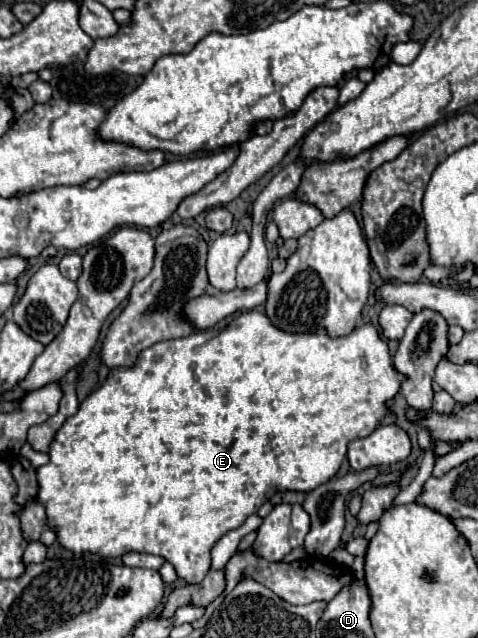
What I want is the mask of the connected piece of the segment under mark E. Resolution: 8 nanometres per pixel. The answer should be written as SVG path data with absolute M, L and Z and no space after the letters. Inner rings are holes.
M250 310L242 312L234 318L224 330L212 332L196 332L178 340L158 342L146 348L134 366L130 368L114 368L110 370L106 382L90 394L78 408L78 412L68 418L68 422L58 430L56 440L50 448L50 462L38 468L38 500L46 506L48 524L56 528L58 542L72 550L72 552L94 552L104 558L124 556L126 552L146 552L158 554L166 558L178 572L182 580L188 584L198 584L204 580L206 572L210 570L210 550L212 546L230 530L244 524L244 520L258 512L258 508L268 502L276 492L294 490L294 492L310 492L318 484L328 482L342 466L346 458L348 442L356 438L366 438L374 432L380 422L390 414L388 402L400 392L402 376L394 372L390 350L386 340L380 336L374 324L362 324L354 328L348 336L330 338L324 328L318 332L294 334L282 332L270 324L270 318L264 312ZM160 354L162 360L154 362L152 358Z

